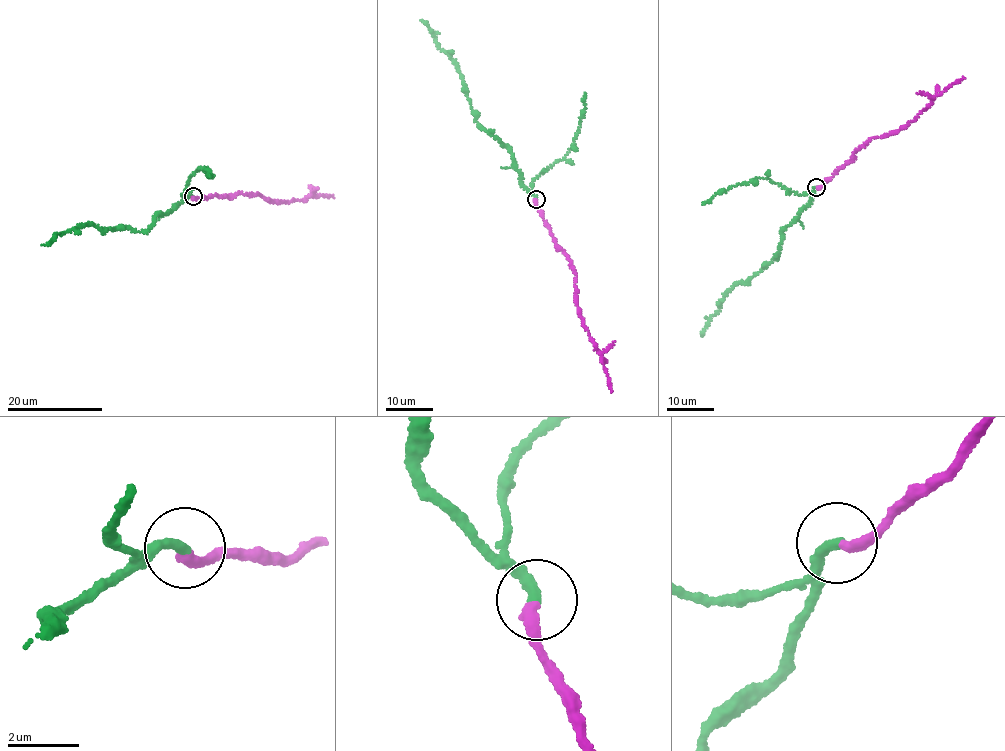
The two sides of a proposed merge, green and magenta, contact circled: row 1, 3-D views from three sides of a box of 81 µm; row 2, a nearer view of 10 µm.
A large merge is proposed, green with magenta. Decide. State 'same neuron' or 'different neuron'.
same neuron

